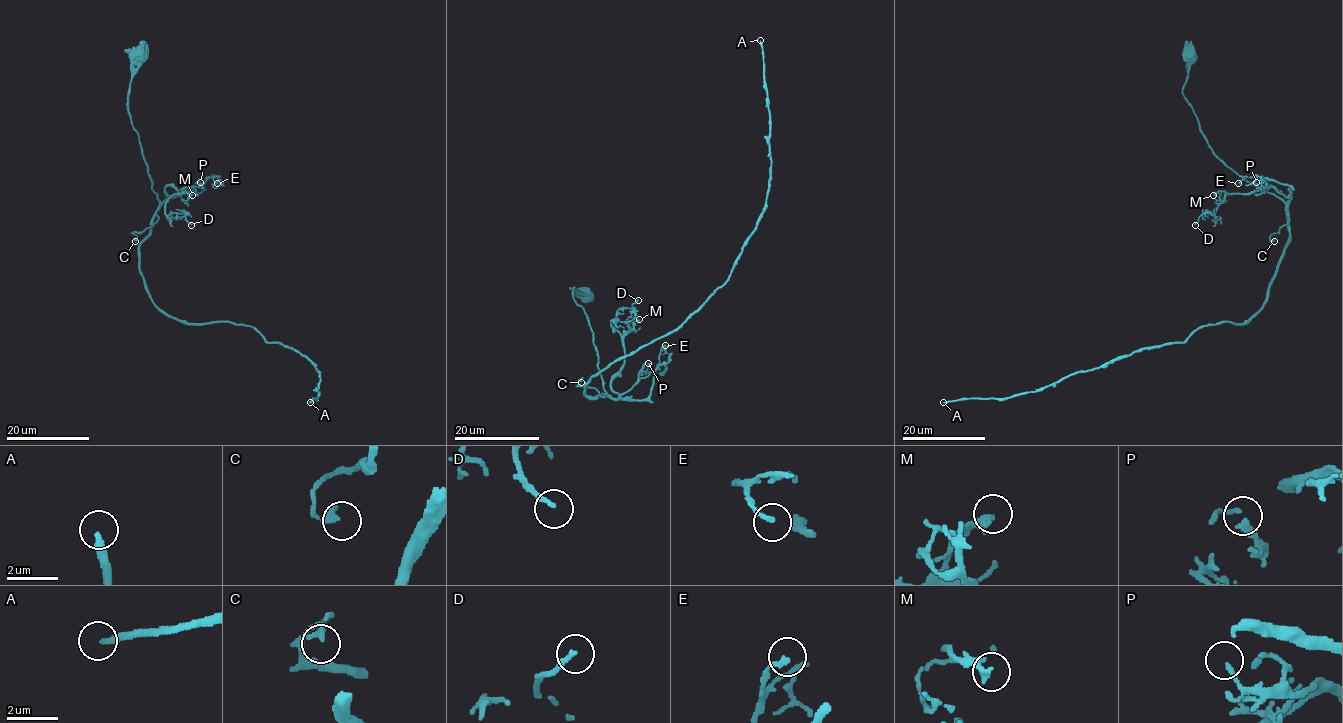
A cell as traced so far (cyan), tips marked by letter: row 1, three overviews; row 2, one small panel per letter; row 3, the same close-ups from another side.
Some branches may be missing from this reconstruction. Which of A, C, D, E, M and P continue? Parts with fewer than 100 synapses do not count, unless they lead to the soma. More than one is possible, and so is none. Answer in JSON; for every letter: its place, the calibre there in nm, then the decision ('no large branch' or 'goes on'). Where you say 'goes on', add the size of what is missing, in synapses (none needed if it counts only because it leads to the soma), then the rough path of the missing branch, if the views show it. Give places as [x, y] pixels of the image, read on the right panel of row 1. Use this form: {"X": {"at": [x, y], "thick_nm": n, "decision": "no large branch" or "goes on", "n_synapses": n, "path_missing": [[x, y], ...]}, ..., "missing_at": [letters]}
{"A": {"at": [943, 402], "thick_nm": 260, "decision": "goes on", "n_synapses": 450}, "C": {"at": [1274, 241], "thick_nm": 240, "decision": "no large branch"}, "D": {"at": [1195, 225], "thick_nm": 180, "decision": "no large branch"}, "E": {"at": [1238, 183], "thick_nm": 190, "decision": "no large branch"}, "M": {"at": [1213, 195], "thick_nm": 260, "decision": "no large branch"}, "P": {"at": [1256, 182], "thick_nm": 200, "decision": "no large branch"}, "missing_at": ["A"]}

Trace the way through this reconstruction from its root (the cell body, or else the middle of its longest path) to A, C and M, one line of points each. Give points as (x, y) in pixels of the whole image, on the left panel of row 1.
A: (141, 55), (128, 114), (159, 201), (139, 246), (148, 295), (304, 355), (319, 371), (310, 402)
C: (141, 55), (145, 59), (129, 87), (128, 114), (159, 204), (153, 225), (132, 233), (137, 237), (135, 241)
M: (141, 55), (128, 114), (152, 188), (162, 202), (172, 197), (168, 185), (192, 195)

